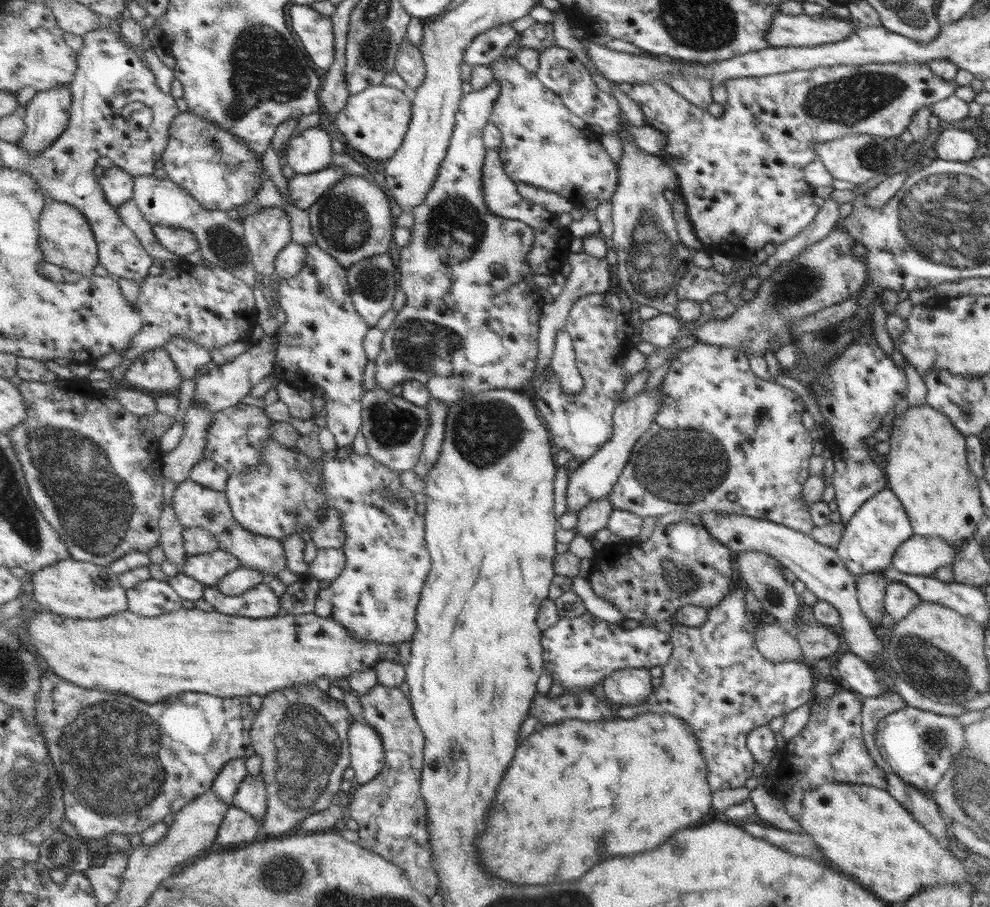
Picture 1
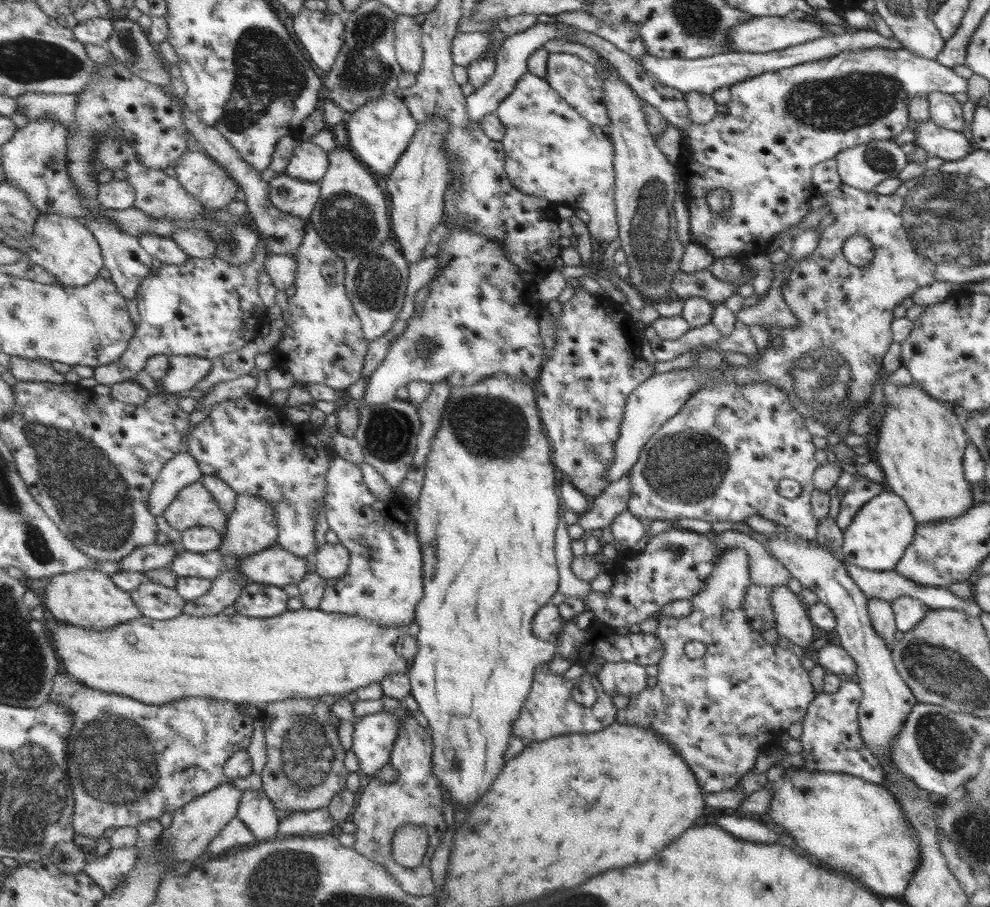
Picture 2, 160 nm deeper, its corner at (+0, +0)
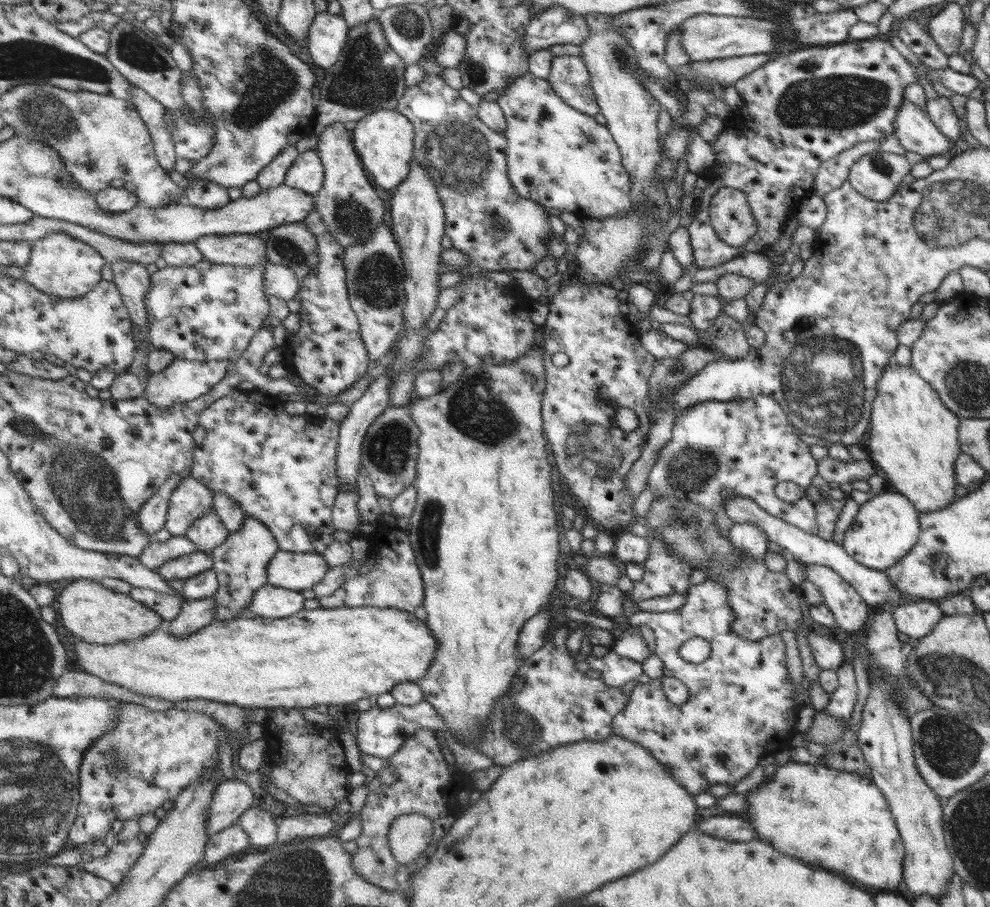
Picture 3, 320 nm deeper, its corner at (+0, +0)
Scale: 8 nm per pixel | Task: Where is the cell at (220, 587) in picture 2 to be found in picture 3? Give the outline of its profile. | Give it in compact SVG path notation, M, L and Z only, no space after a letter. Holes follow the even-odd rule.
M212 598L201 600L187 599L183 602L181 613L175 620L162 624L162 629L175 636L189 636L209 626L217 618L216 602Z

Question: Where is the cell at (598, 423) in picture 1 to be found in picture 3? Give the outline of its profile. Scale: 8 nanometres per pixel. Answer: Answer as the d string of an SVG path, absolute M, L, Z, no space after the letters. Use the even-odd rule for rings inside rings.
M578 284L558 287L552 296L544 296L549 312L540 330L544 344L547 388L543 397L544 431L550 440L552 456L560 474L566 479L567 487L582 511L601 529L617 532L630 526L638 519L633 505L635 498L629 494L625 479L629 477L635 462L643 454L642 446L650 435L650 416L646 403L650 396L650 376L658 358L643 345L637 326L621 314L619 298L607 292L607 286ZM564 352L569 362L563 367L553 364L553 356ZM619 408L630 408L640 424L633 432L625 432L613 422Z

